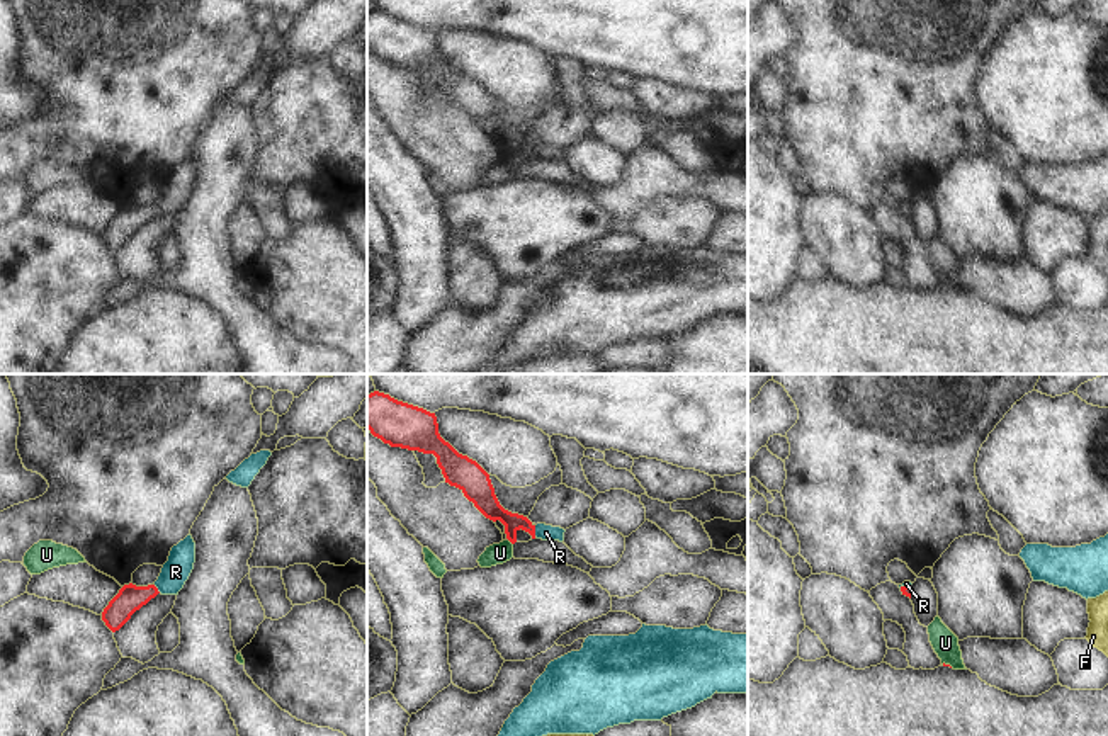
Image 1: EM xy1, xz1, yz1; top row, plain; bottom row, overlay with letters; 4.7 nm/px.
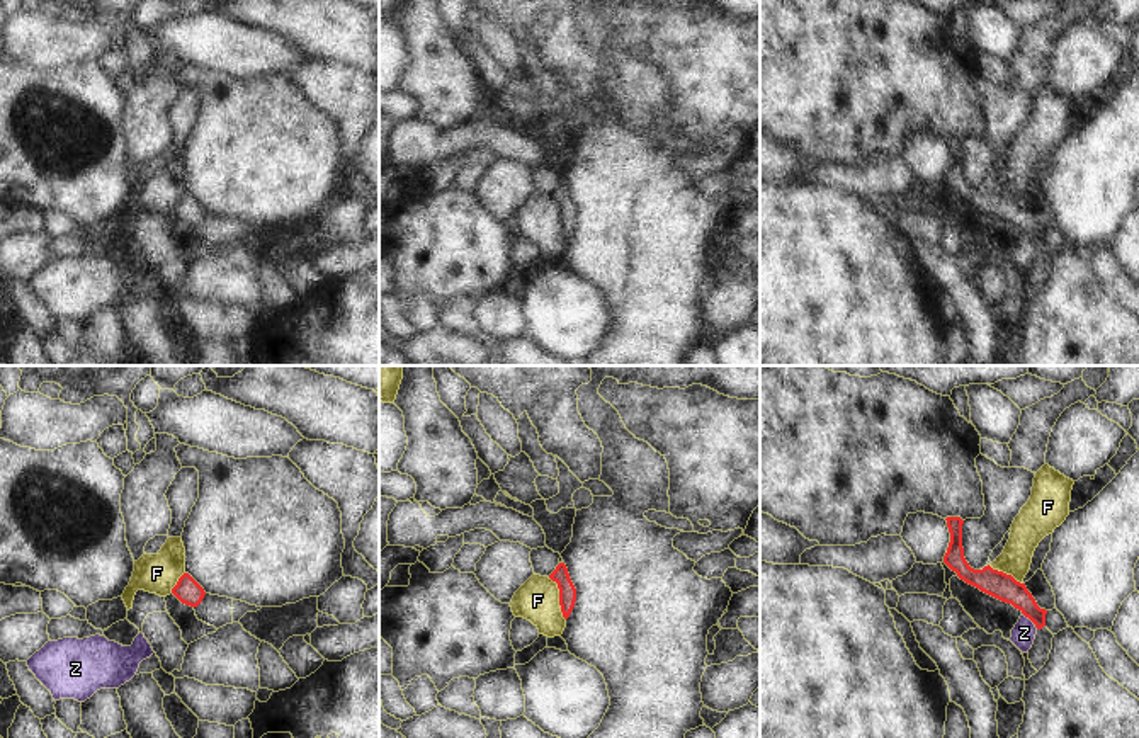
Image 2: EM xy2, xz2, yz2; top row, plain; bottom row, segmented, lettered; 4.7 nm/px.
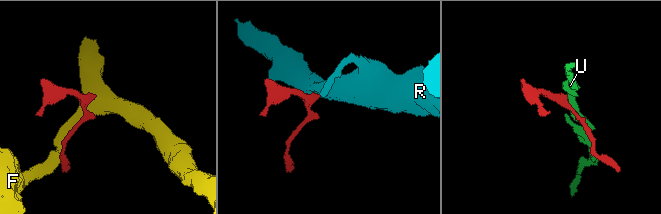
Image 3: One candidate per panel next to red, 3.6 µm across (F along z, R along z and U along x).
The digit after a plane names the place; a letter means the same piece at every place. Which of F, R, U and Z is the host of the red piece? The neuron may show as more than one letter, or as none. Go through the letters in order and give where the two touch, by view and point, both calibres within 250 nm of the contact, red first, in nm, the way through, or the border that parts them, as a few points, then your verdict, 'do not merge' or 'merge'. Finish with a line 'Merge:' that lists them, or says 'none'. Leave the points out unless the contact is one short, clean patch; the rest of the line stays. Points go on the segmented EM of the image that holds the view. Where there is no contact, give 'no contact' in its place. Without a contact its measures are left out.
F: contact xz2 (560, 597); calibres 80 and 200 nm; border xz2 (548, 577), (556, 584), (558, 604), (565, 619); do not merge
R: contact xz1 (534, 531); calibres 100 and 80 nm; way xz1 (488, 505), (534, 531), (546, 532); merge
U: contact xz1 (510, 541); calibres 120 and 100 nm; border xz1 (508, 539), (512, 544); do not merge
Z: contact yz2 (1031, 619); calibres 130 and 110 nm; border yz2 (1022, 613), (1037, 628); do not merge
Merge: R

